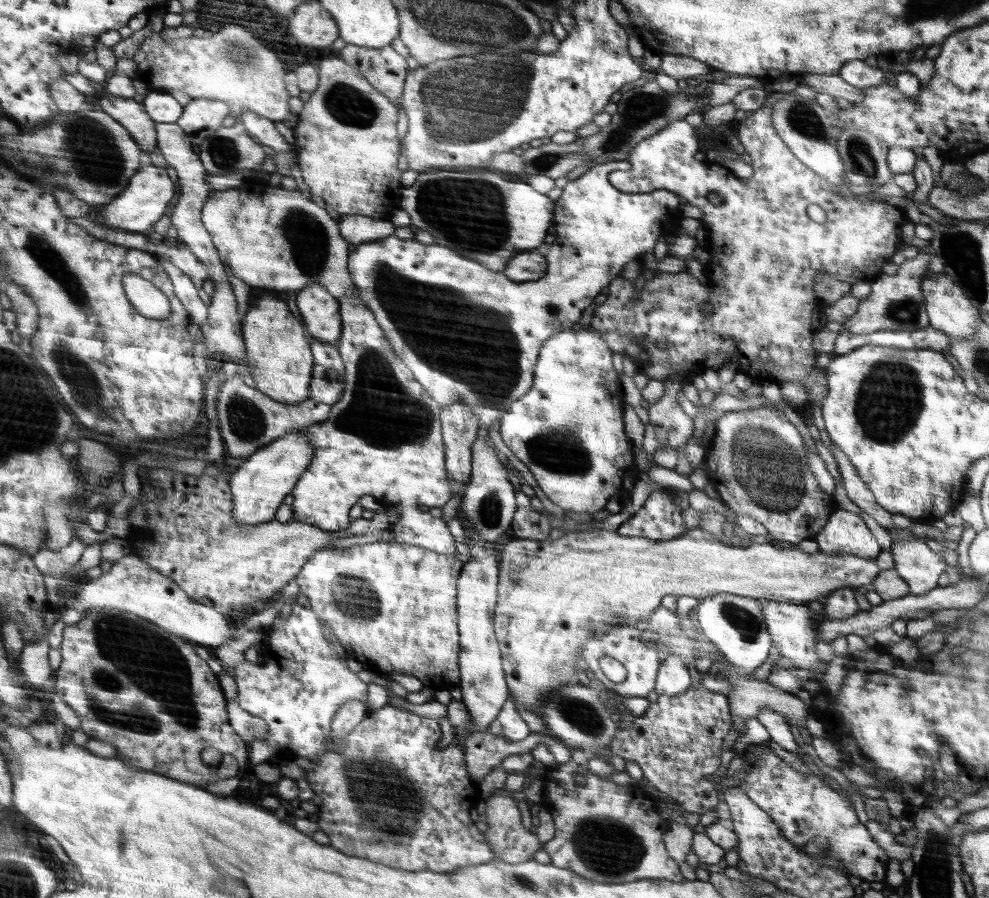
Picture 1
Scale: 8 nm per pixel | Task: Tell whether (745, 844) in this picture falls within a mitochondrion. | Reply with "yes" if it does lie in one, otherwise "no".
no

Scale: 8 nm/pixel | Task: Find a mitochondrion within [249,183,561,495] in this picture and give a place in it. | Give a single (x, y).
(384, 412)

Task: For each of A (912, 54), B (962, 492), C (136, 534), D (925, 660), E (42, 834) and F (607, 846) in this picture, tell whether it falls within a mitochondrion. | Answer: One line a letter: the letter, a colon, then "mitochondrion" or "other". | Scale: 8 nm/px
A: other
B: other
C: other
D: other
E: other
F: mitochondrion

